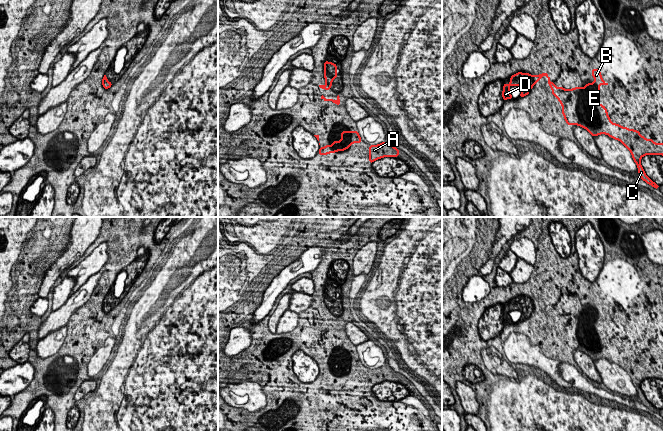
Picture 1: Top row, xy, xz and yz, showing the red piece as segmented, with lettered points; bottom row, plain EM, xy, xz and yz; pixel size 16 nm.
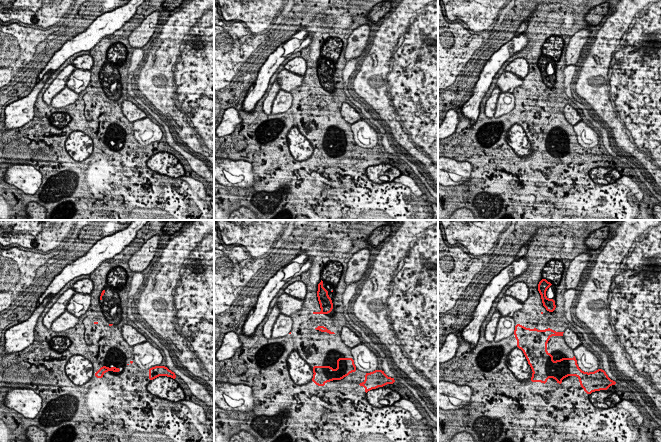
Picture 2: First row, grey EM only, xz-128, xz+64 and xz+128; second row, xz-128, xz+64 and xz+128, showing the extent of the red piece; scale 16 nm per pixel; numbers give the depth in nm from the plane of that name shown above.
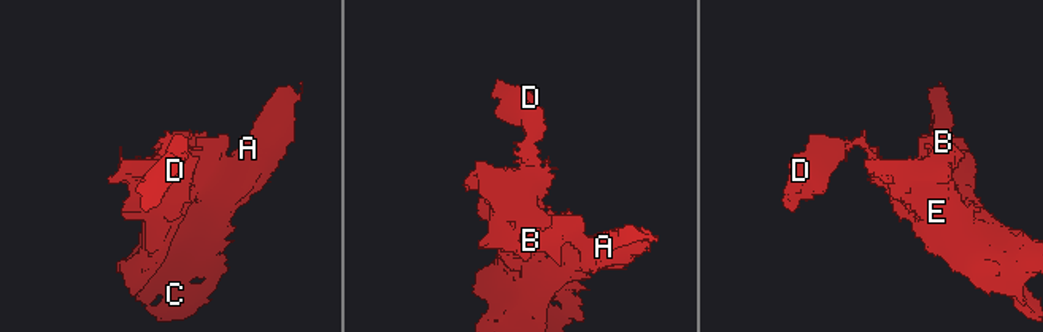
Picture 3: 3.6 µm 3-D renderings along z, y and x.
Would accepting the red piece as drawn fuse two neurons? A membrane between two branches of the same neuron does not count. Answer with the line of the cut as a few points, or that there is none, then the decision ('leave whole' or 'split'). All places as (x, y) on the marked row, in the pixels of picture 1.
yz (532, 77), (534, 84) | split

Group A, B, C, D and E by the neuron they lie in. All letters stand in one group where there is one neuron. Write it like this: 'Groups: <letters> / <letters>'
Groups: A B C E / D

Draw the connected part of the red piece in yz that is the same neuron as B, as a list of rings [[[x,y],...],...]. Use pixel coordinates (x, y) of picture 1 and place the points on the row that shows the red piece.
[[[592,69],[591,73],[594,82],[587,83],[585,87],[574,87],[568,90],[564,87],[557,87],[547,73],[533,75],[533,84],[535,85],[545,75],[552,89],[552,95],[562,106],[562,115],[568,126],[577,125],[586,129],[593,137],[606,134],[623,143],[632,154],[641,179],[655,189],[659,189],[660,186],[646,175],[641,165],[641,158],[645,155],[663,156],[663,143],[655,143],[653,139],[646,139],[641,135],[641,131],[613,123],[606,107],[596,102],[600,93],[599,86],[608,85],[608,83],[604,82],[600,69]]]

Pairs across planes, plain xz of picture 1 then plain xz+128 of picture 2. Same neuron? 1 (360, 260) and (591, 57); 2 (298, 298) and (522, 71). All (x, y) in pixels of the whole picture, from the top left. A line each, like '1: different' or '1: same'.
1: different
2: different

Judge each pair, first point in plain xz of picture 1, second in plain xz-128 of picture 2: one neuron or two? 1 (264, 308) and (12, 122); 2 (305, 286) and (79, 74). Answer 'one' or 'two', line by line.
1: two
2: two

